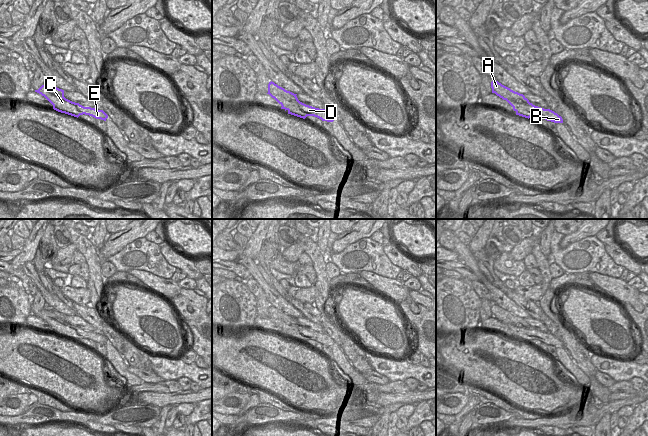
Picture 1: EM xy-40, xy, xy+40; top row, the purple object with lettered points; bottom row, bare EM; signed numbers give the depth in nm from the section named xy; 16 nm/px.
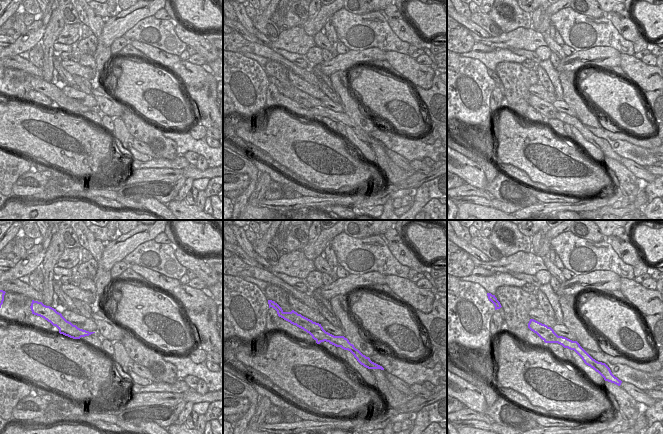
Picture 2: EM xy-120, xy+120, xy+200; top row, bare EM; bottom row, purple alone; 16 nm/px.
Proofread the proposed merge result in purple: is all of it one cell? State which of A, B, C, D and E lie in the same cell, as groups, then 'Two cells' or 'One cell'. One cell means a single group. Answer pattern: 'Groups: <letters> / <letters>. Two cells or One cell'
Groups: A / B C D E. Two cells

